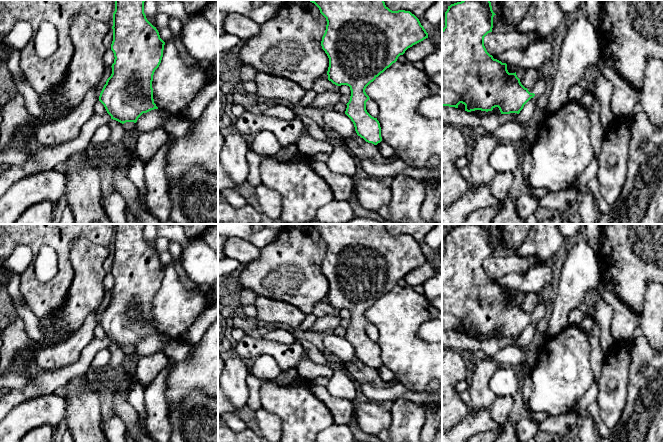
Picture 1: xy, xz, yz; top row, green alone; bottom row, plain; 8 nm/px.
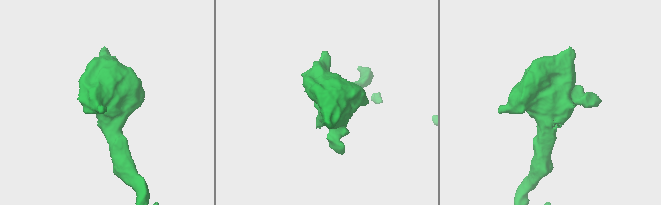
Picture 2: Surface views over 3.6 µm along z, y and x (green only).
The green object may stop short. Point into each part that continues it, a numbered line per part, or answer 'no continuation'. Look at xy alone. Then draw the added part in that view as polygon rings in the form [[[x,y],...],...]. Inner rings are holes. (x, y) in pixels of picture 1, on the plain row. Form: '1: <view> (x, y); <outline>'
no continuation

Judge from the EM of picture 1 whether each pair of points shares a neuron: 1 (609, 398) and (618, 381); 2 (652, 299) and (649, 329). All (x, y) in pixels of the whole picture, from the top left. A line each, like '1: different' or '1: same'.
1: same
2: same

